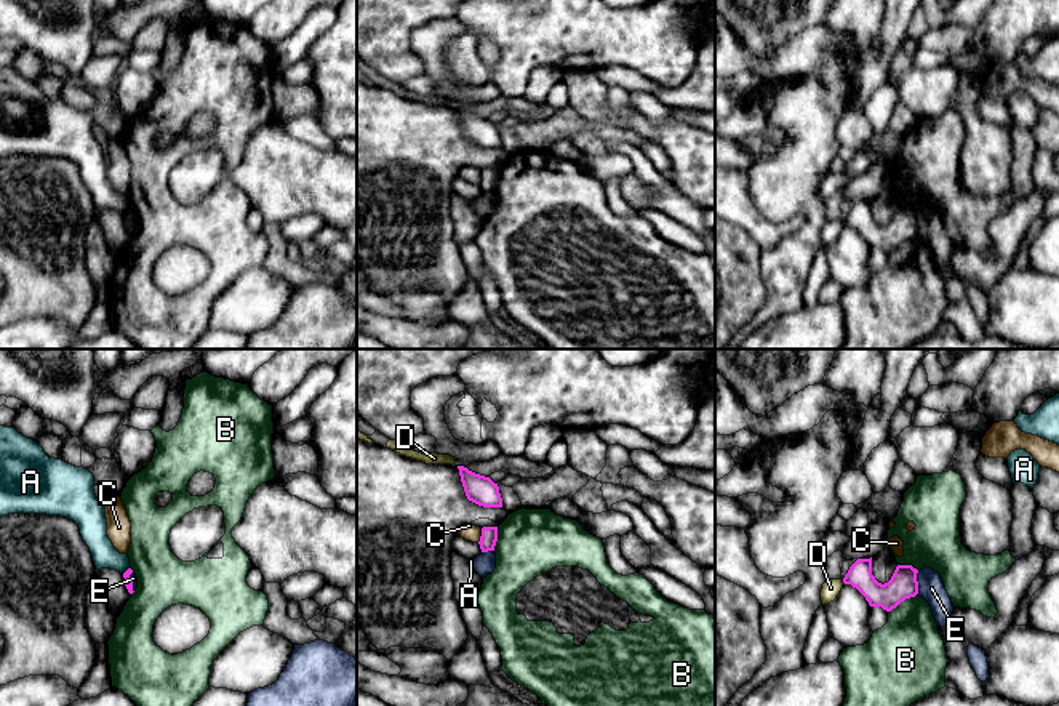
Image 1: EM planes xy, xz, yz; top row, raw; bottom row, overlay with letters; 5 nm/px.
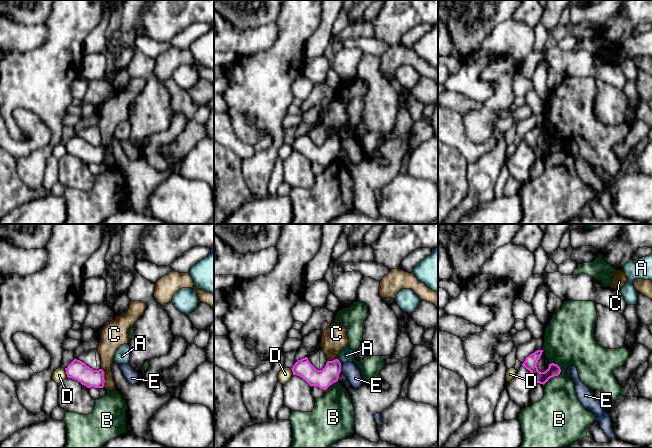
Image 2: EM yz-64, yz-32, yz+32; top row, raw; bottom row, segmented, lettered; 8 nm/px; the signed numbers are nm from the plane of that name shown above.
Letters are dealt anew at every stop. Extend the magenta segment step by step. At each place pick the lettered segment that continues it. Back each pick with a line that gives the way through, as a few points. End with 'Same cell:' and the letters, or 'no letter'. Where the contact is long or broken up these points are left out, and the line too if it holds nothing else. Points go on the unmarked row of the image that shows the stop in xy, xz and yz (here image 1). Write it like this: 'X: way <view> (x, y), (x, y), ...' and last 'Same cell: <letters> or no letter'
Same cell: no letter

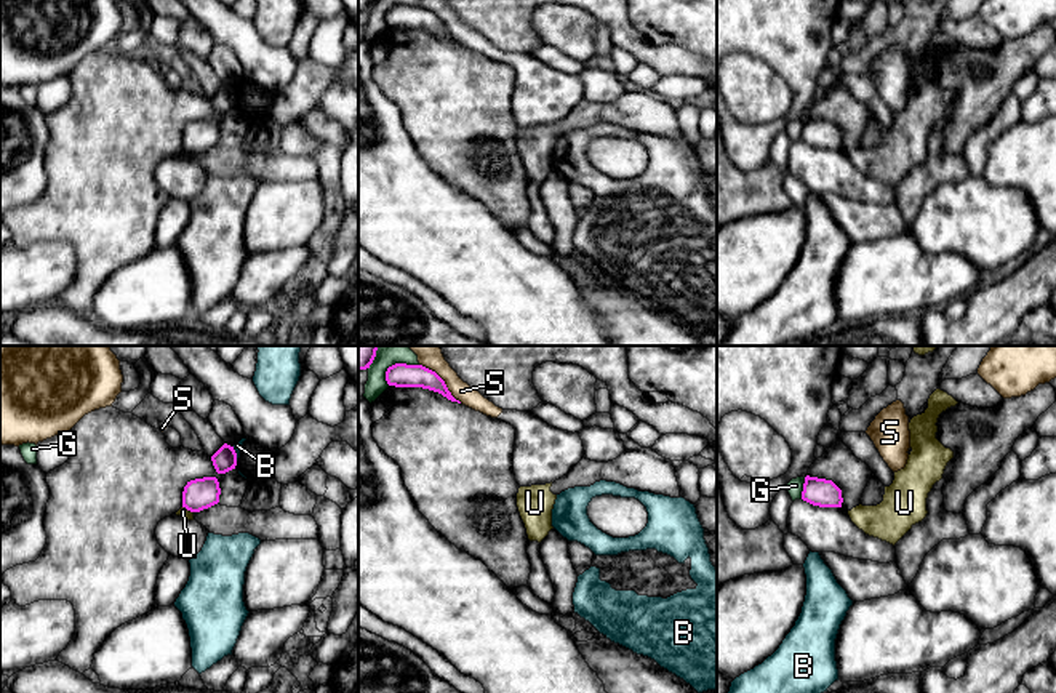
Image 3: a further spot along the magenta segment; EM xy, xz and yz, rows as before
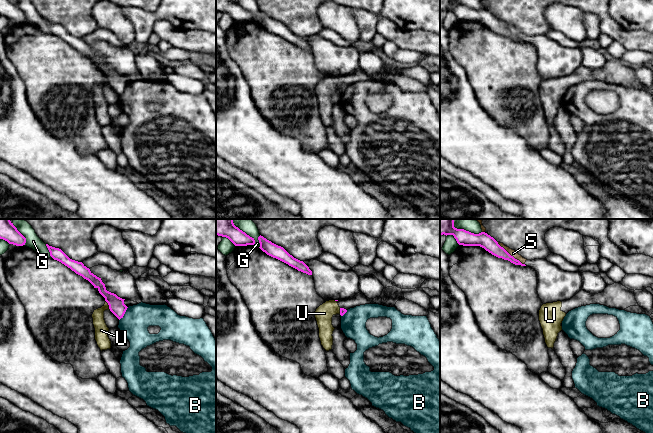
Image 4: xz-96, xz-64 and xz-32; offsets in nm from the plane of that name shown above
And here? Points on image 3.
Same cell: no letter

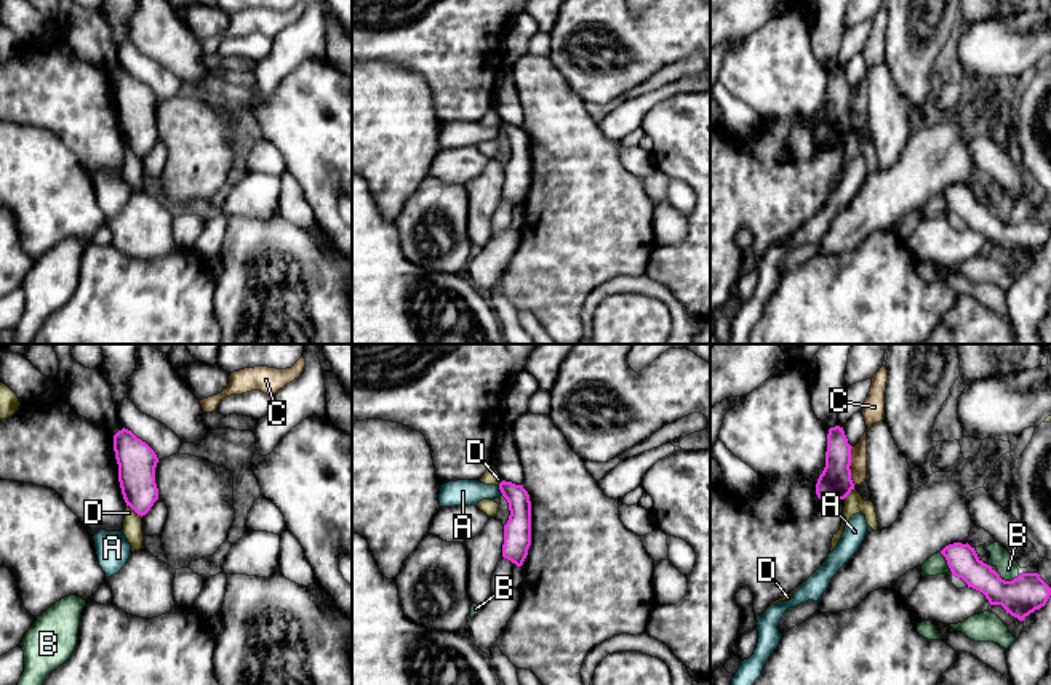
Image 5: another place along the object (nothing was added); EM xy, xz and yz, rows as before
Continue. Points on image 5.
Same cell: no letter

